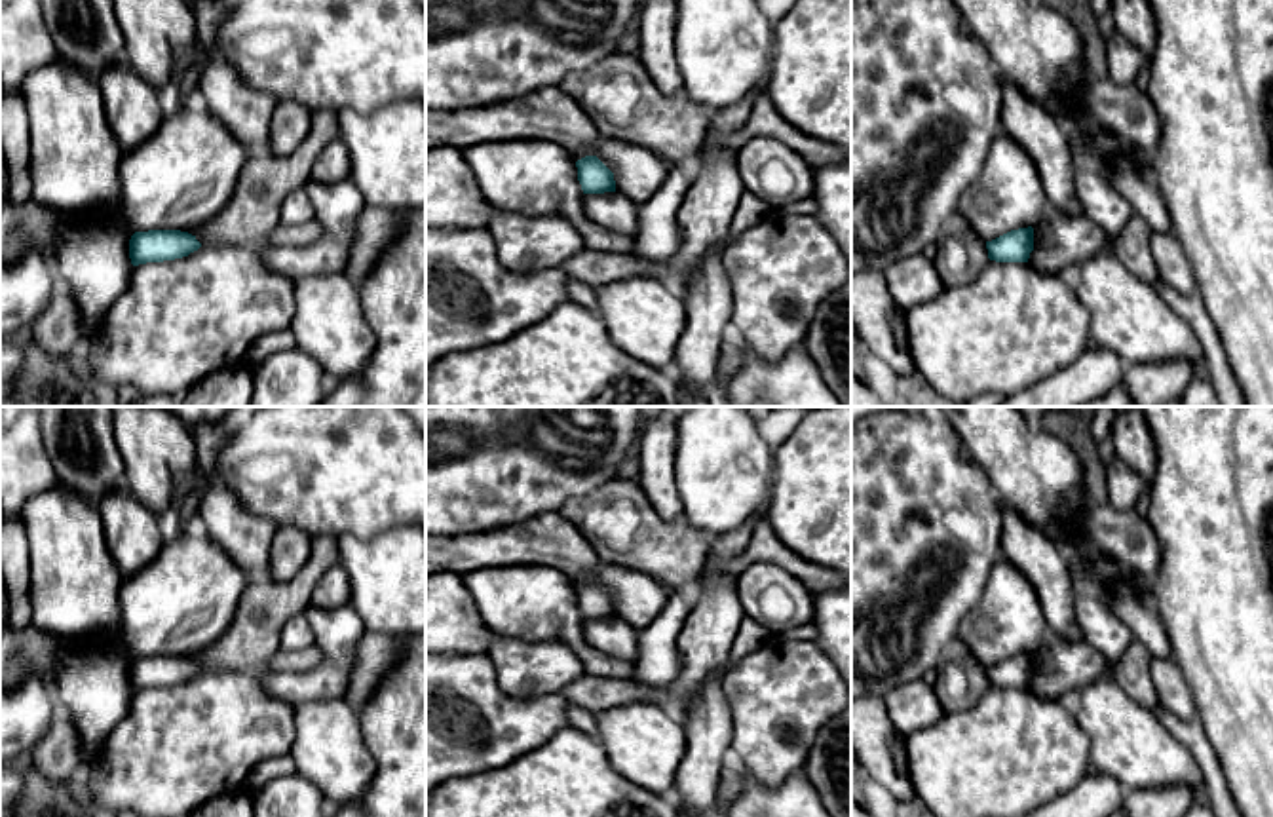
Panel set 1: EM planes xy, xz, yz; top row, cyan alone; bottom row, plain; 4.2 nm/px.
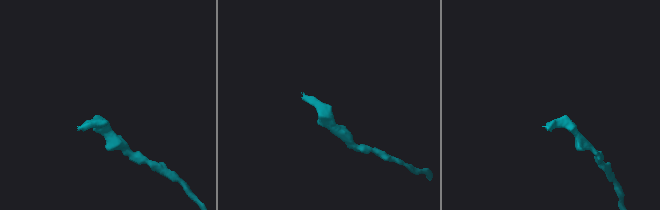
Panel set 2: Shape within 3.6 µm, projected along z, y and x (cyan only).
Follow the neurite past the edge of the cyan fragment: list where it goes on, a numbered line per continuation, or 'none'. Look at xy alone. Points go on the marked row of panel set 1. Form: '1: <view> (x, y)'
none

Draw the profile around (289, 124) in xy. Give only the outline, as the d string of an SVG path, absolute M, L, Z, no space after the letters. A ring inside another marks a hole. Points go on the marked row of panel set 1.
M277 101L270 120L270 154L293 154L312 129L312 112L296 101Z

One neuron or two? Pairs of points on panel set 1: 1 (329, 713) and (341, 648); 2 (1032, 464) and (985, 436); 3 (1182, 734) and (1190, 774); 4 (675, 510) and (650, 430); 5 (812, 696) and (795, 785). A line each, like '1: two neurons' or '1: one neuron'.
1: two neurons
2: one neuron
3: two neurons
4: one neuron
5: two neurons

